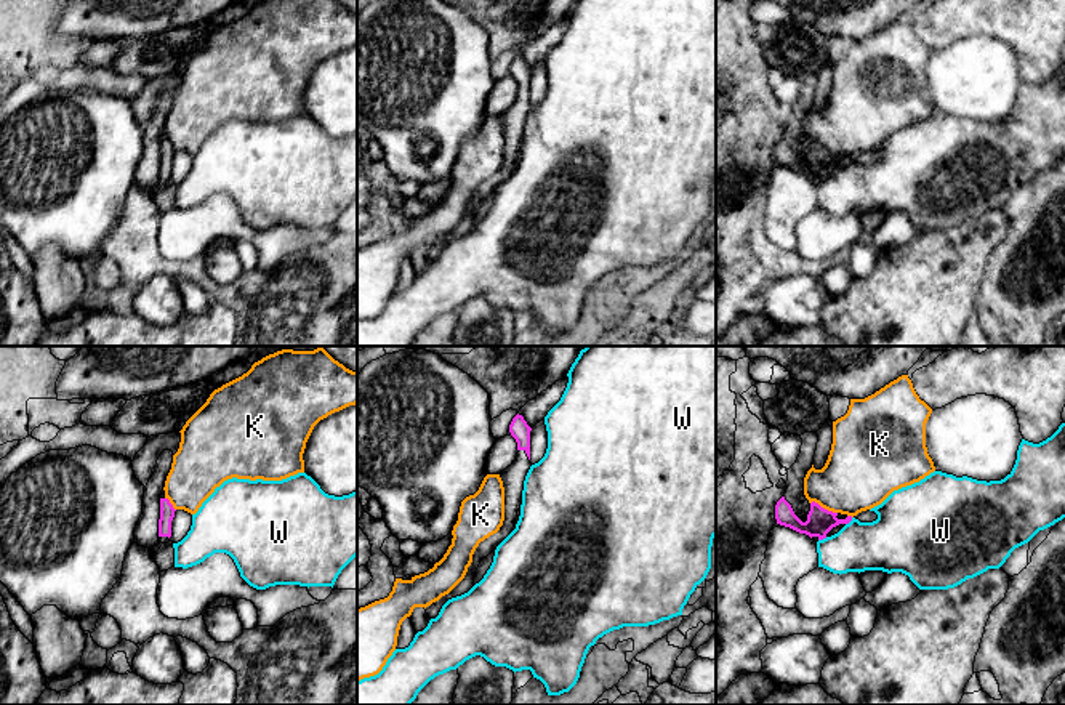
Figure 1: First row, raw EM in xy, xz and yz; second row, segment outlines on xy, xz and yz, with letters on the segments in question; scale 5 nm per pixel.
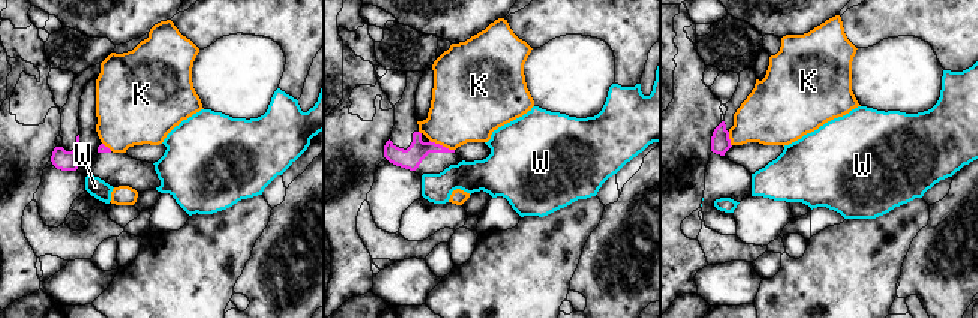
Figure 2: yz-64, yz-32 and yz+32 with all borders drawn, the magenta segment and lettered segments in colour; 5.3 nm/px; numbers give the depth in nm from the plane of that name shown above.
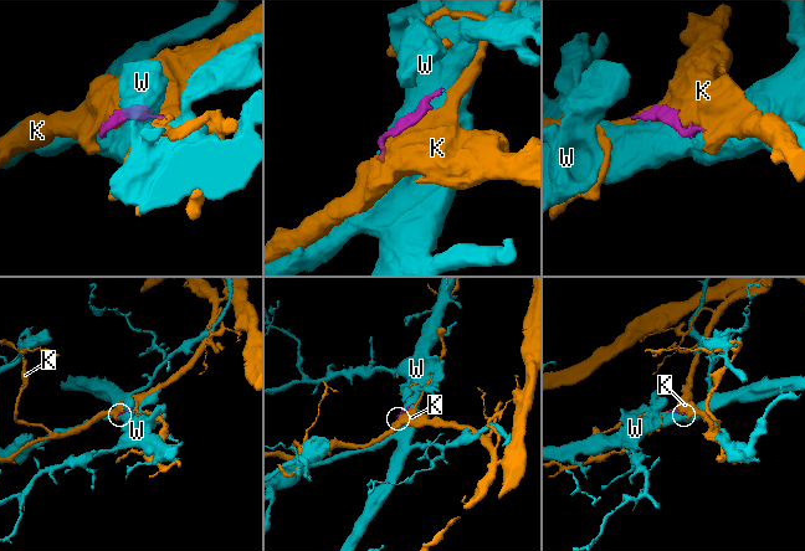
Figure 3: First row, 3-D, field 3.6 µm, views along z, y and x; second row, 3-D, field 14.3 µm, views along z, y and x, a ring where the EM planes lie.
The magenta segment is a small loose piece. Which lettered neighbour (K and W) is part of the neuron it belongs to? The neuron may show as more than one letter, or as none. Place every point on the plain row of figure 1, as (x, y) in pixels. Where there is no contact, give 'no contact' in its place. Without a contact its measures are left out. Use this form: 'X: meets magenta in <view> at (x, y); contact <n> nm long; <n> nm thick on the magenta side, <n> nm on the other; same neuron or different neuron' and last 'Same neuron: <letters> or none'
K: meets magenta in yz at (823, 149); contact 150 nm long; 140 nm thick on the magenta side, 360 nm on the other; different neuron
W: meets magenta in yz at (849, 162); contact 50 nm long; 140 nm thick on the magenta side, 300 nm on the other; different neuron
Same neuron: none

